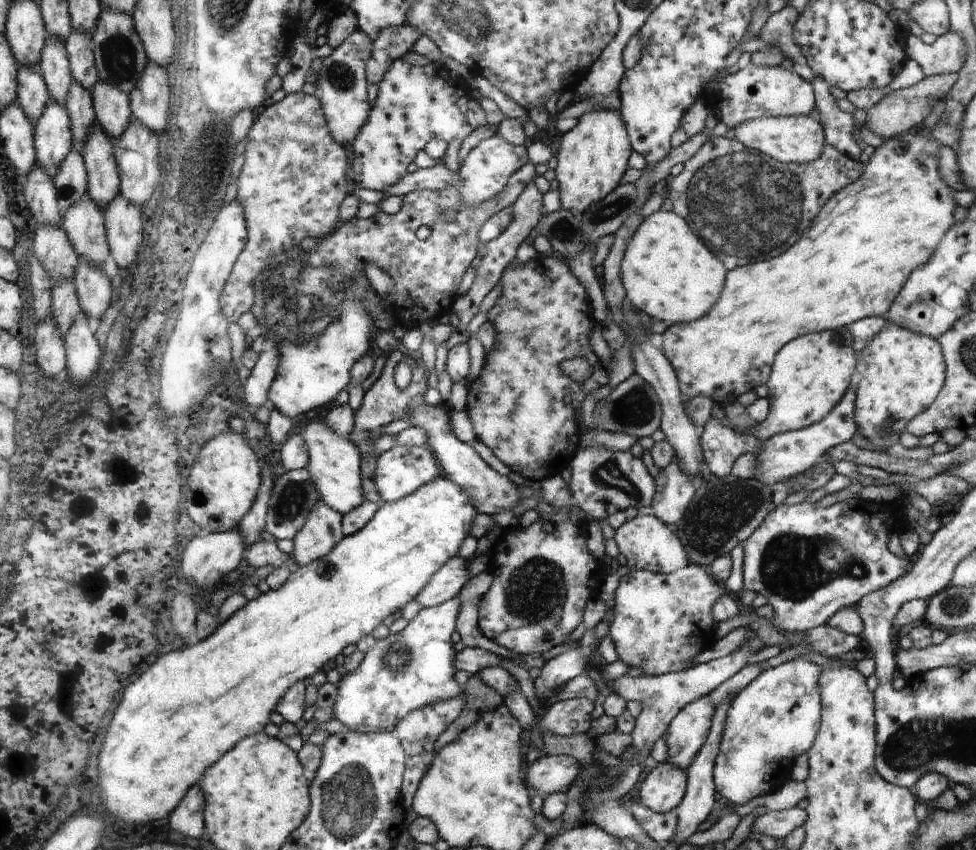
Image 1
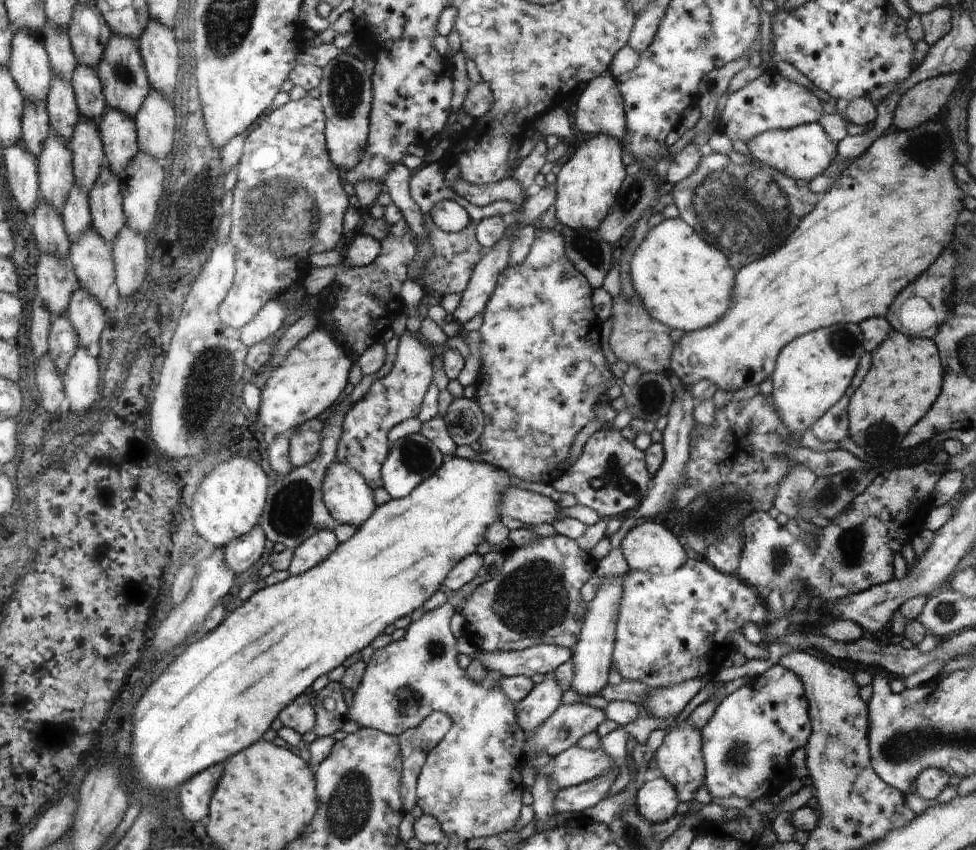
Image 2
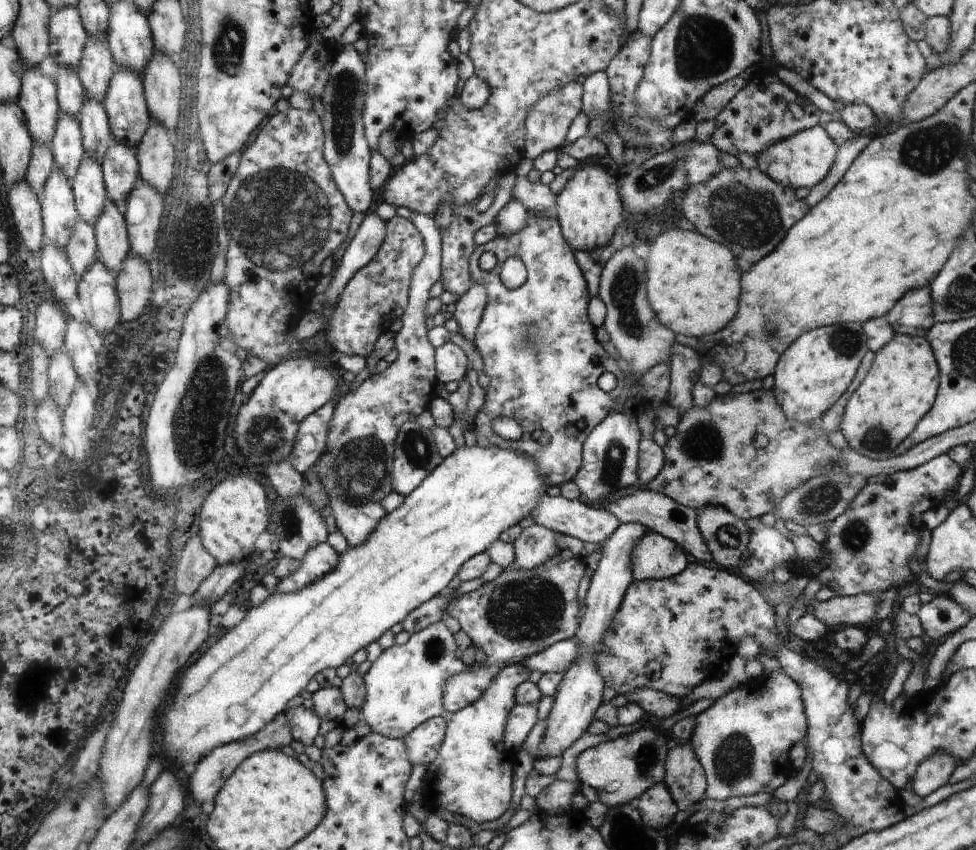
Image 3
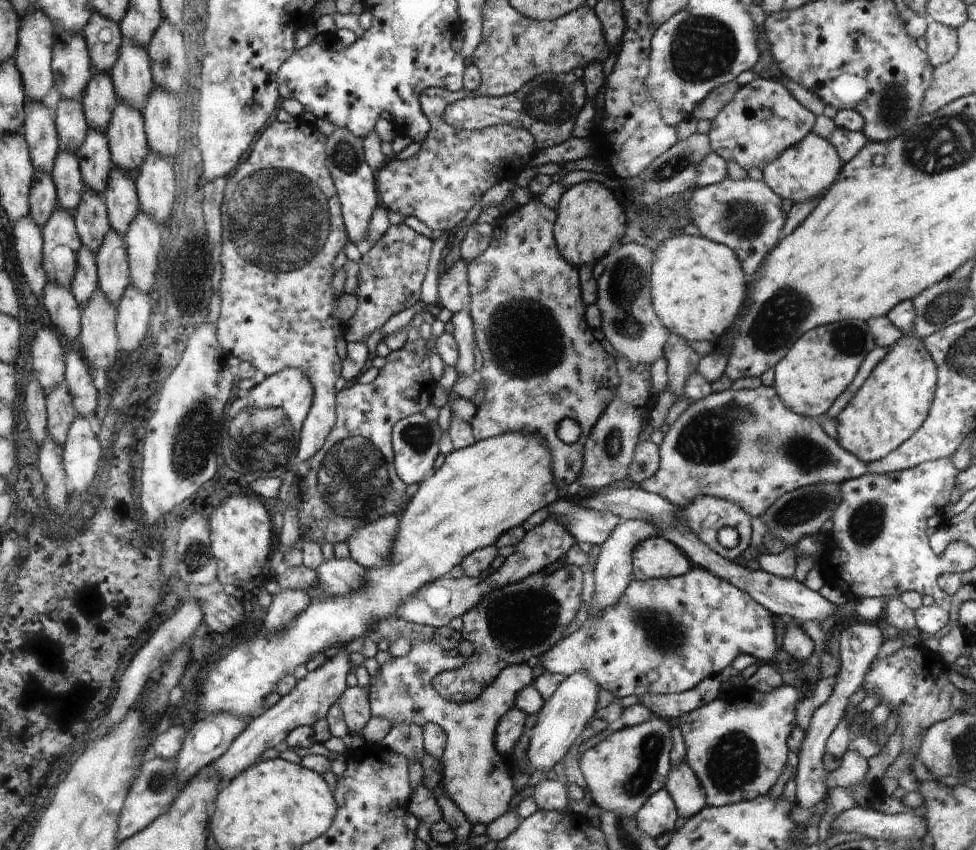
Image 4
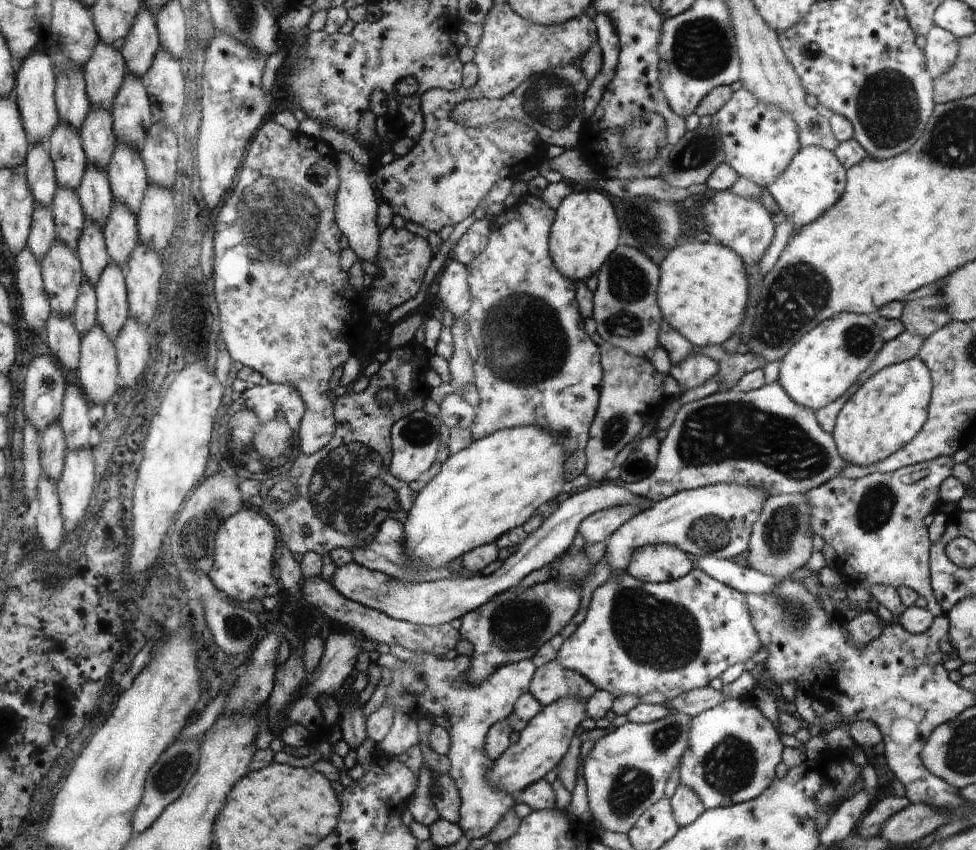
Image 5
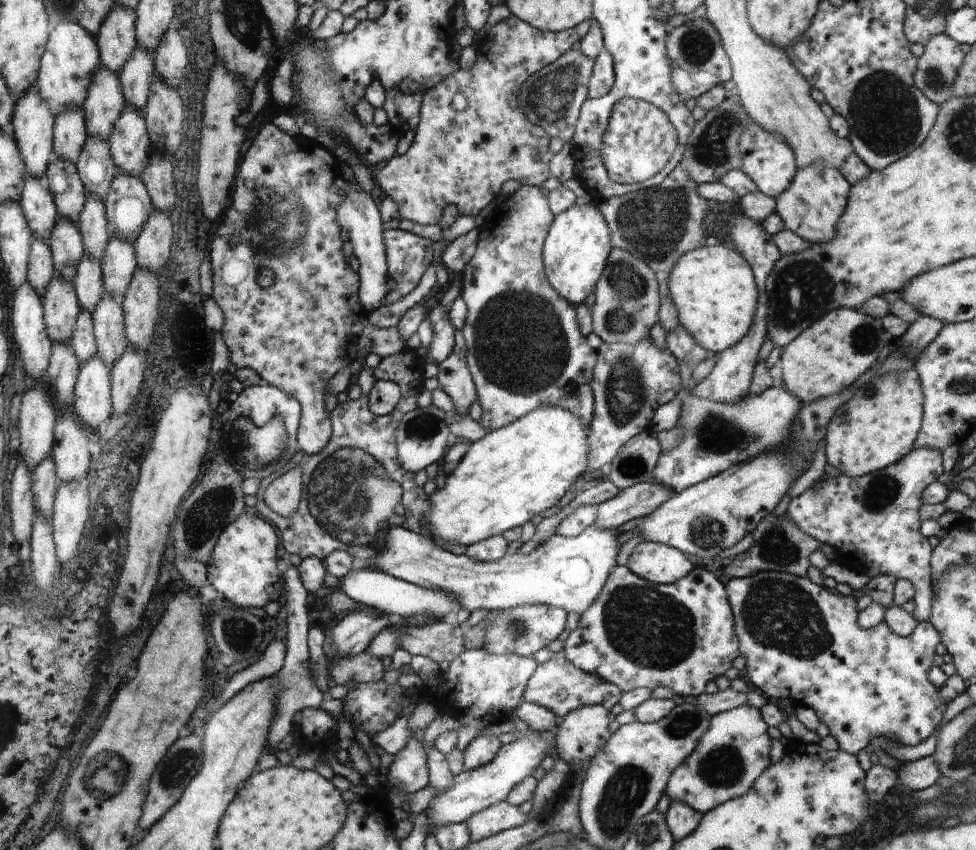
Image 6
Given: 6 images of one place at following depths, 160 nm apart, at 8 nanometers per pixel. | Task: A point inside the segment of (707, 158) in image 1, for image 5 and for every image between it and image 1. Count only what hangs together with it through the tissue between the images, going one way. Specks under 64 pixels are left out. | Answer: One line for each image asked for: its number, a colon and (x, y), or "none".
2: (740, 205)
3: (746, 210)
4: (745, 215)
5: (743, 225)

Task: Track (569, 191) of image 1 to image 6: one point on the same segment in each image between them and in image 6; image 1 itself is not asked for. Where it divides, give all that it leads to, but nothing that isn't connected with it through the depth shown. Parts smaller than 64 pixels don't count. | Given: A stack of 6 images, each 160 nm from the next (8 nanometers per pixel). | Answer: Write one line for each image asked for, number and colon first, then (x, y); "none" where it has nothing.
2: (587, 185)
3: (588, 207)
4: (589, 220)
5: (586, 231)
6: (577, 254)

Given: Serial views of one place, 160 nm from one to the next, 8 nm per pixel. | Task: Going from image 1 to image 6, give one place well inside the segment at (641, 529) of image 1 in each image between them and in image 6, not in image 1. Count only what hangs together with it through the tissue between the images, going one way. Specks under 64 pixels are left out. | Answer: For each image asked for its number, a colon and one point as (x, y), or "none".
2: (648, 547)
3: (654, 556)
4: (657, 558)
5: (659, 563)
6: (662, 564)

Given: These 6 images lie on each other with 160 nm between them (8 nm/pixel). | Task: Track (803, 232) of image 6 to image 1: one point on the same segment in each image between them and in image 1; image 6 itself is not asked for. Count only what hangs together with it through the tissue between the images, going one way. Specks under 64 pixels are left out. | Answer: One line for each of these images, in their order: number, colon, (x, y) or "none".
1: (800, 139)
2: (802, 153)
3: (802, 161)
4: (801, 173)
5: (814, 181)

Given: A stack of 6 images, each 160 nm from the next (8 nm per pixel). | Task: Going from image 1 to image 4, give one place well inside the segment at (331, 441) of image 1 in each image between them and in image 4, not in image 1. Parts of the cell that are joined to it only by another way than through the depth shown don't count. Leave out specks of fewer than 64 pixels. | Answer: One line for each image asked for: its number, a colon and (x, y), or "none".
2: (346, 495)
3: (356, 524)
4: (371, 546)

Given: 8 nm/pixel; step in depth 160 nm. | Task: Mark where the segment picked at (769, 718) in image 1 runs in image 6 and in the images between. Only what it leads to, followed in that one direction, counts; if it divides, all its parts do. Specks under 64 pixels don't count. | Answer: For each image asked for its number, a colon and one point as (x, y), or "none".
2: (751, 736)
3: (741, 740)
4: (737, 744)
5: (733, 752)
6: (734, 752)

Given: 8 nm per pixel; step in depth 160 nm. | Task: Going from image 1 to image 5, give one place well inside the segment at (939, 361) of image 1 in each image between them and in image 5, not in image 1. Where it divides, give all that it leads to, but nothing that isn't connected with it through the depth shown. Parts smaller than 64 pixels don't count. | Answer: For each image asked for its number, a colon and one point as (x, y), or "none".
2: (906, 375)
3: (901, 386)
4: (892, 403)
5: (889, 409)

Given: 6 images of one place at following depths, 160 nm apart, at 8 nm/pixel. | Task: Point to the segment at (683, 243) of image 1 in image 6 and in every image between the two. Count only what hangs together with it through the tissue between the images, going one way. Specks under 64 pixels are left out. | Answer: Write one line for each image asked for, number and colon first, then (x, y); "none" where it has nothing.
2: (684, 282)
3: (693, 283)
4: (698, 286)
5: (703, 288)
6: (713, 288)

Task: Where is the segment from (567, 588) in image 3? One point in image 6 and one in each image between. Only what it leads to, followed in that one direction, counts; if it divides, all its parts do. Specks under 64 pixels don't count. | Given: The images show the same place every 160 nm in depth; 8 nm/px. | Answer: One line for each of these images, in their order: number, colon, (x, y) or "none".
4: (508, 626)
5: (513, 626)
6: (524, 630)

